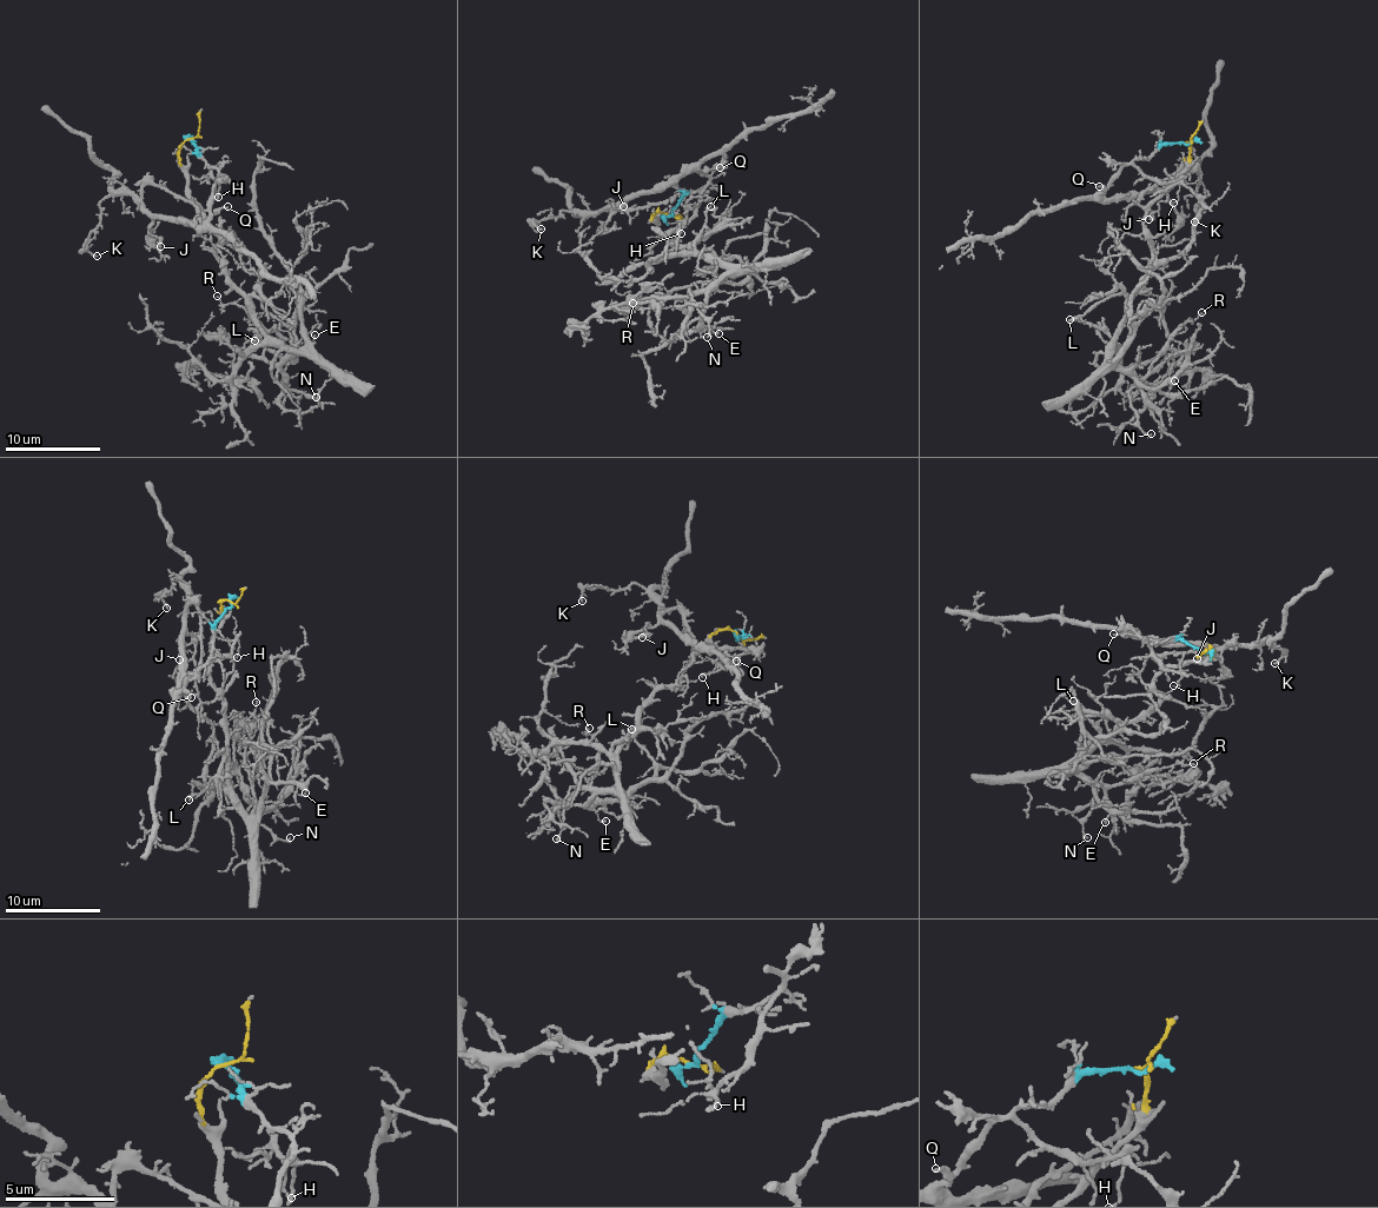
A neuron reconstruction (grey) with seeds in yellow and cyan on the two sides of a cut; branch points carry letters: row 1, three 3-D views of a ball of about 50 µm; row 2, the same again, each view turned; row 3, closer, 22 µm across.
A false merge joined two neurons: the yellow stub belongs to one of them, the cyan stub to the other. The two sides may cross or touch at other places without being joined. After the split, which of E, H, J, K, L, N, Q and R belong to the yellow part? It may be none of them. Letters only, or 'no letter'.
E, L, N, R

